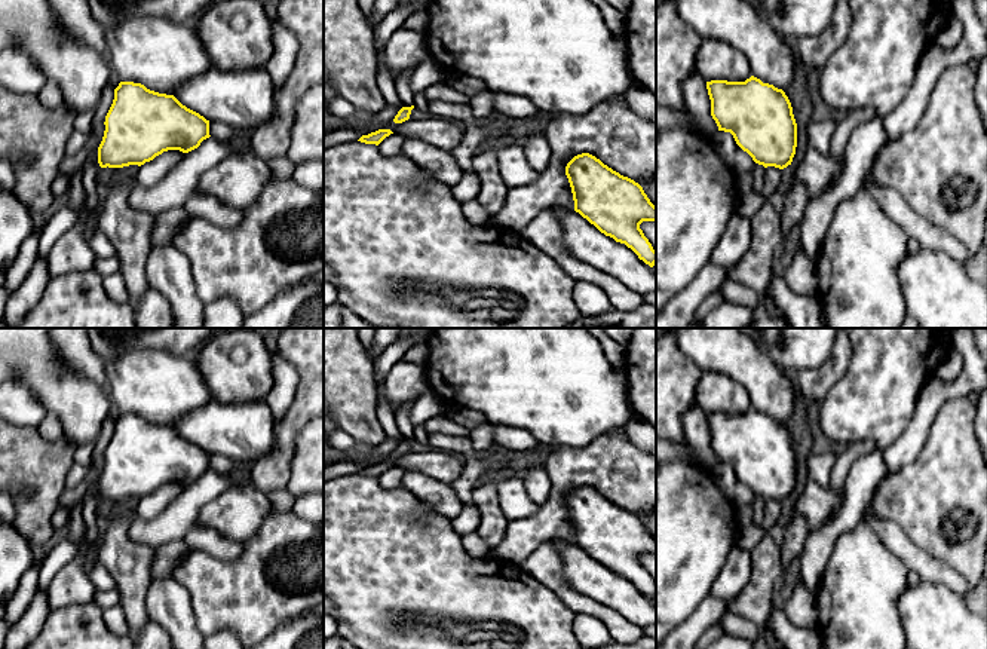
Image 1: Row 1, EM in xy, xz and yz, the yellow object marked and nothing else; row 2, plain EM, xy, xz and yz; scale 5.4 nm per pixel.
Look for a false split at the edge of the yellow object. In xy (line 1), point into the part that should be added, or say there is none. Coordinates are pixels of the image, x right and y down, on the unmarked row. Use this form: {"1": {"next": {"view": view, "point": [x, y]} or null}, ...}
{"1": {"next": null}}

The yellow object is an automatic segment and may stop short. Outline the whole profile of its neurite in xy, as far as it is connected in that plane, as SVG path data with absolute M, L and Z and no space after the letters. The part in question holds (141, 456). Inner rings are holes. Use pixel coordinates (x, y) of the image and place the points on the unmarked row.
M120 414L98 480L101 500L144 498L168 483L188 486L209 471L209 453L174 428Z

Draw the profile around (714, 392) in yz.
M702 371L695 389L695 404L705 411L745 414L751 410L750 397L736 382L724 374Z

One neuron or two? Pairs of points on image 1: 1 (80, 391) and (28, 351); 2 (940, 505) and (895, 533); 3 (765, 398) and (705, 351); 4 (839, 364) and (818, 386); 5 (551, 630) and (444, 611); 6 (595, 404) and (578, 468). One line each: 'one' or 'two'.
1: one
2: two
3: one
4: one
5: one
6: two

